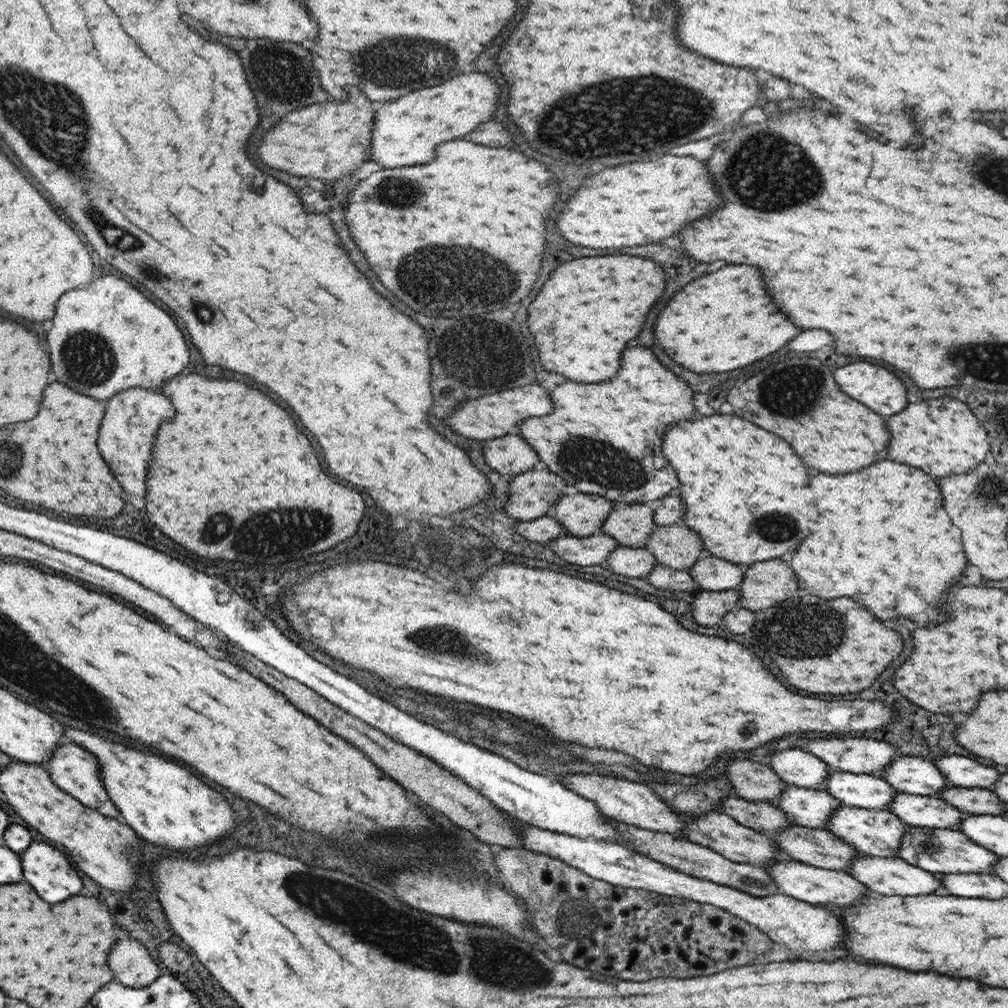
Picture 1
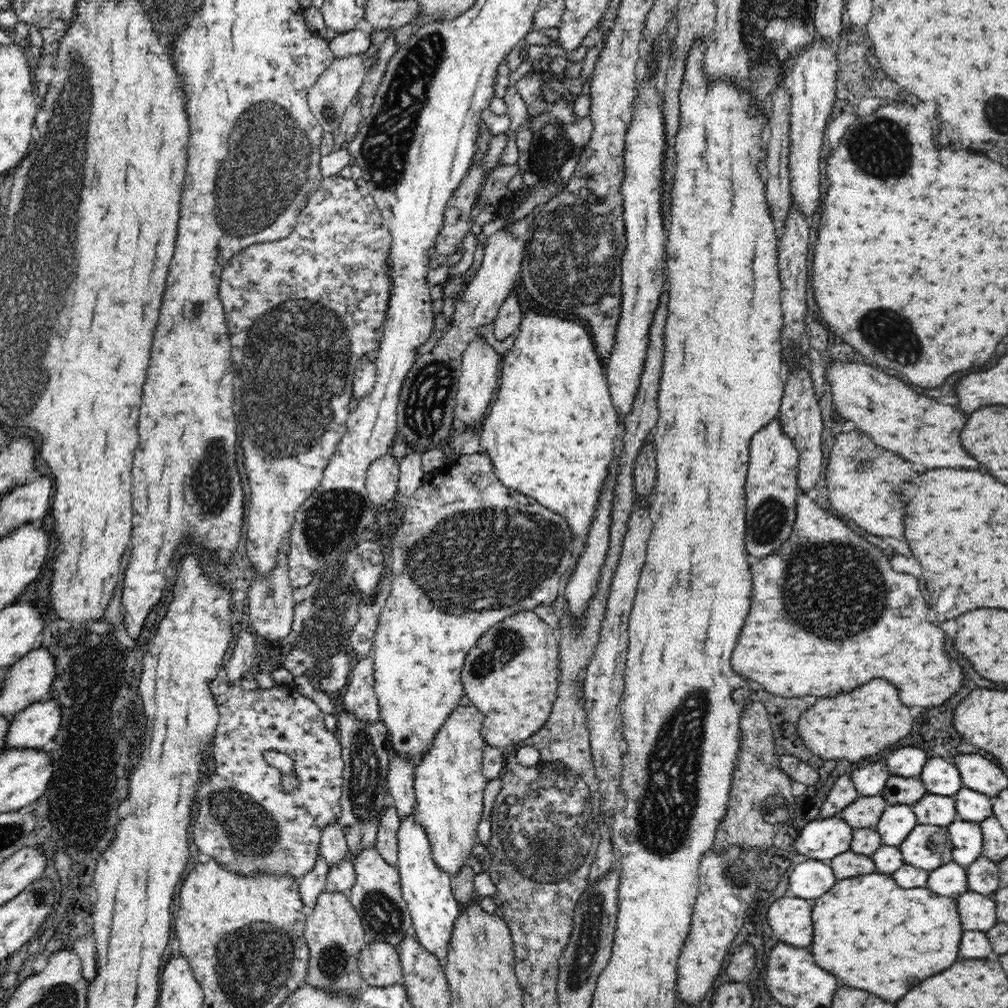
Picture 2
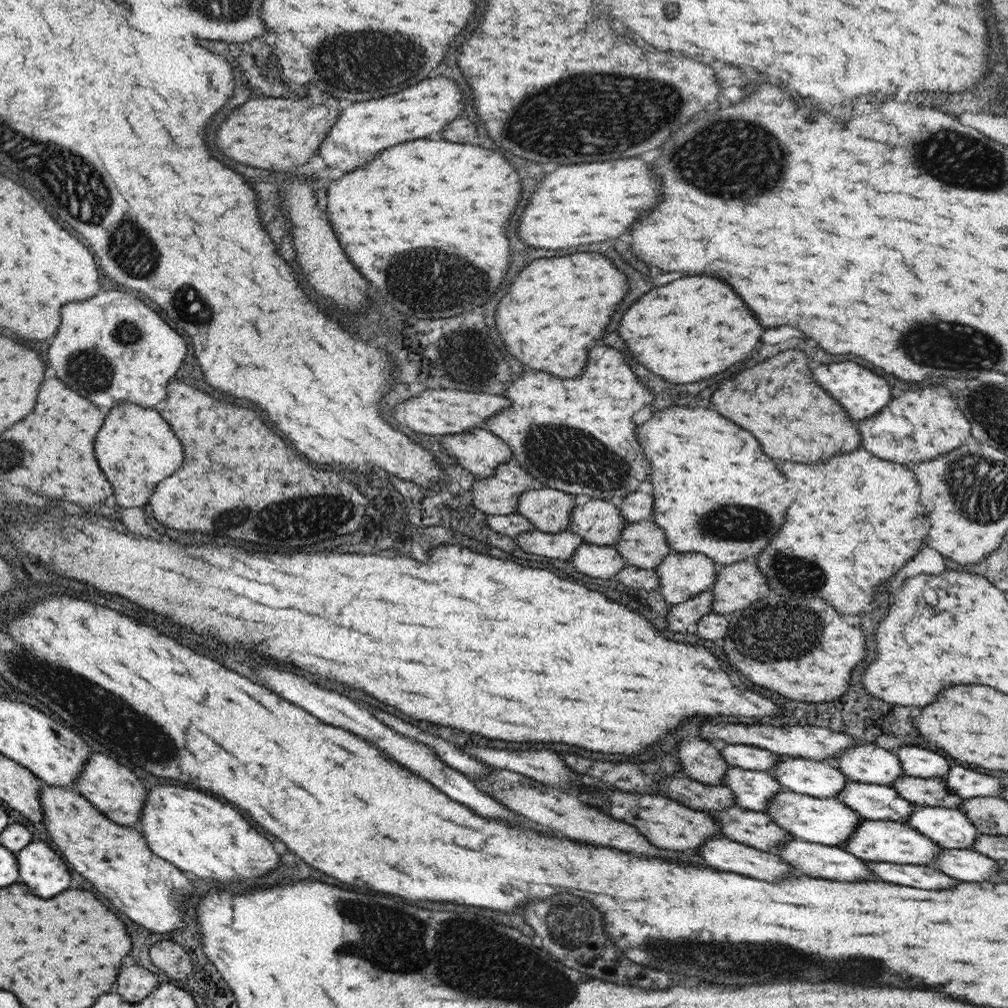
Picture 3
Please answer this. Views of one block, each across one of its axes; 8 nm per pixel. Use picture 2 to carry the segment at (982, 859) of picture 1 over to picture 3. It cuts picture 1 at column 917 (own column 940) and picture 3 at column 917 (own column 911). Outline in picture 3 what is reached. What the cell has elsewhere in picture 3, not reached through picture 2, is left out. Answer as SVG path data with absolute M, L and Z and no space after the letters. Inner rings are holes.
M862 819L858 827L853 830L847 840L838 846L842 850L853 854L854 857L868 862L890 862L903 865L928 865L934 864L934 859L942 853L942 846L934 844L924 834L913 830L903 822L879 821Z

